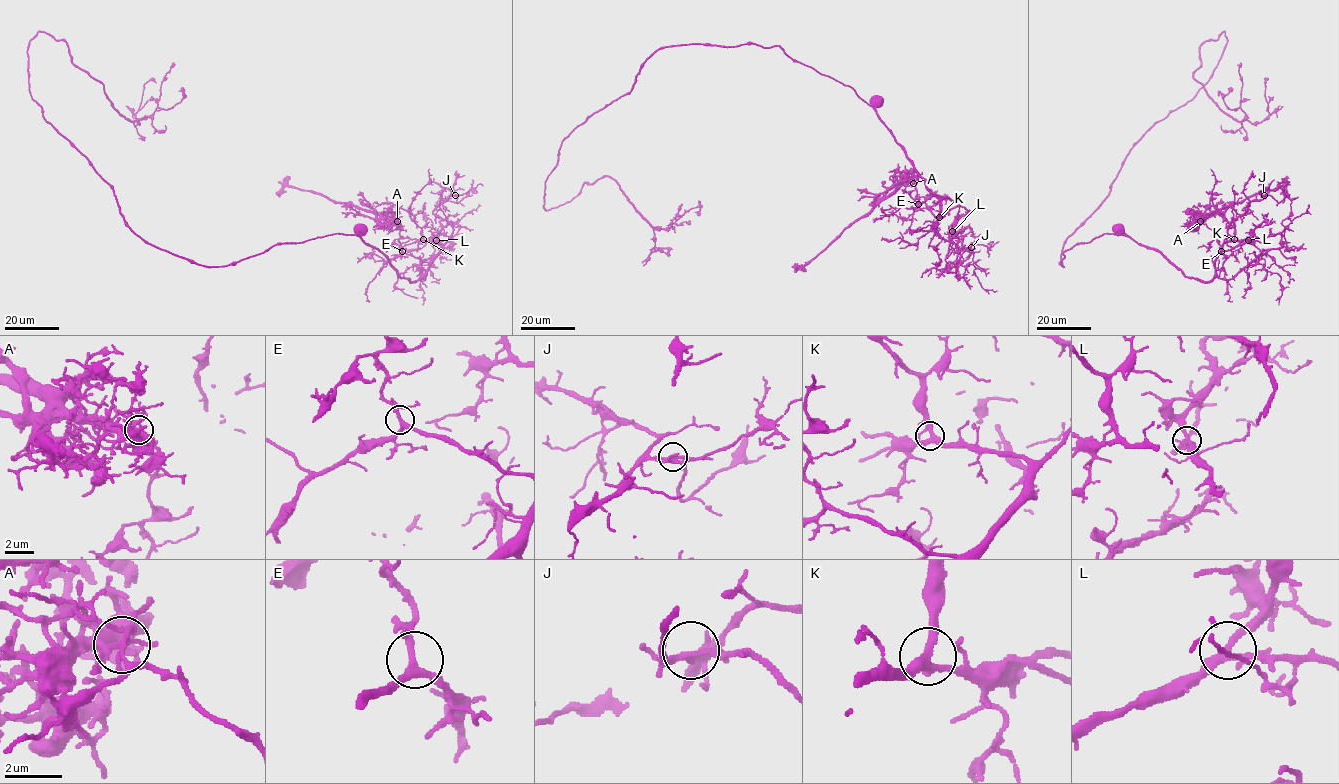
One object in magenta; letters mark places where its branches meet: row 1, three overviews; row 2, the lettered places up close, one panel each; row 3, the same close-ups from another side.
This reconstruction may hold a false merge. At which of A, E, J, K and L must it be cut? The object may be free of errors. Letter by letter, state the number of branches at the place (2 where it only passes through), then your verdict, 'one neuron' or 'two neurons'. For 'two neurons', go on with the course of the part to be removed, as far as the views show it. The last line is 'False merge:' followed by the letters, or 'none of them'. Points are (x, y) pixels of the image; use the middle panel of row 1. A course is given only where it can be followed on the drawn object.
A: 4 branches meet; two neurons; foreign part runs (913, 183), (898, 185), (800, 268), (794, 267)
E: 4 branches meet; one neuron
J: 4 branches meet; one neuron
K: 4 branches meet; one neuron
L: 4 branches meet; one neuron
False merge: A

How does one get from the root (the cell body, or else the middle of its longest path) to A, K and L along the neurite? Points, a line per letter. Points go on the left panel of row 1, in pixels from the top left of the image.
A: (361, 229), (362, 239), (377, 248), (400, 277), (416, 281), (428, 264), (399, 247), (397, 221)
K: (361, 229), (362, 239), (377, 248), (400, 277), (410, 281), (426, 272), (441, 249), (440, 243), (423, 239)
L: (361, 229), (362, 239), (377, 248), (400, 277), (410, 281), (416, 281), (443, 251), (436, 240)

